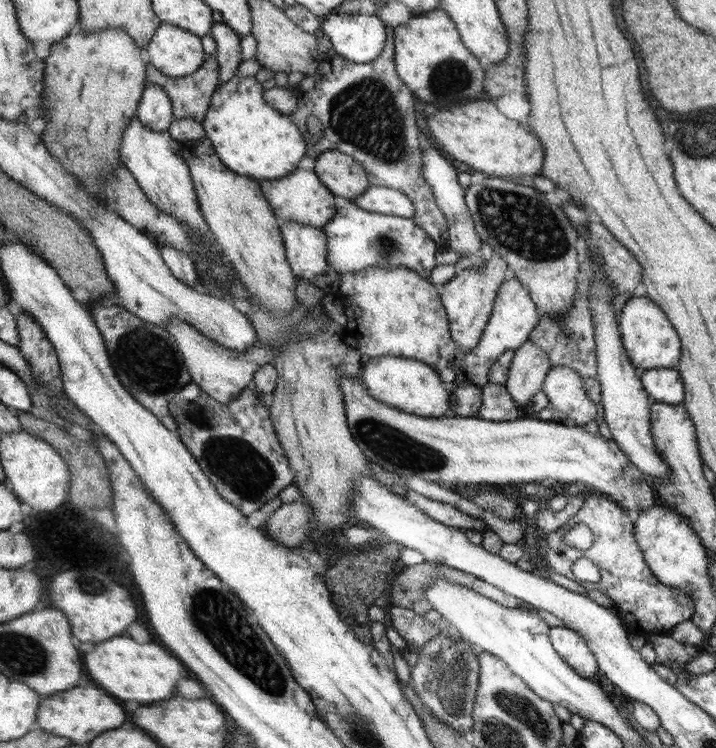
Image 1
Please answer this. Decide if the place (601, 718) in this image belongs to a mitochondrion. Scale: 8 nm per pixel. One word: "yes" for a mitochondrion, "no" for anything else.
no

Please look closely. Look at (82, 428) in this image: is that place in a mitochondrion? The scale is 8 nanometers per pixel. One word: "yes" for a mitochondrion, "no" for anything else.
no

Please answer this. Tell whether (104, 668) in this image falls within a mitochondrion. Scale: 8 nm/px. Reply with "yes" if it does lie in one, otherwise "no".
no

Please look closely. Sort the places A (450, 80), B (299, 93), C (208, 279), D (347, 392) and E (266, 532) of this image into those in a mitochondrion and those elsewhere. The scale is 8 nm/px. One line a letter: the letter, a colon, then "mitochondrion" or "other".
A: mitochondrion
B: other
C: mitochondrion
D: other
E: other

